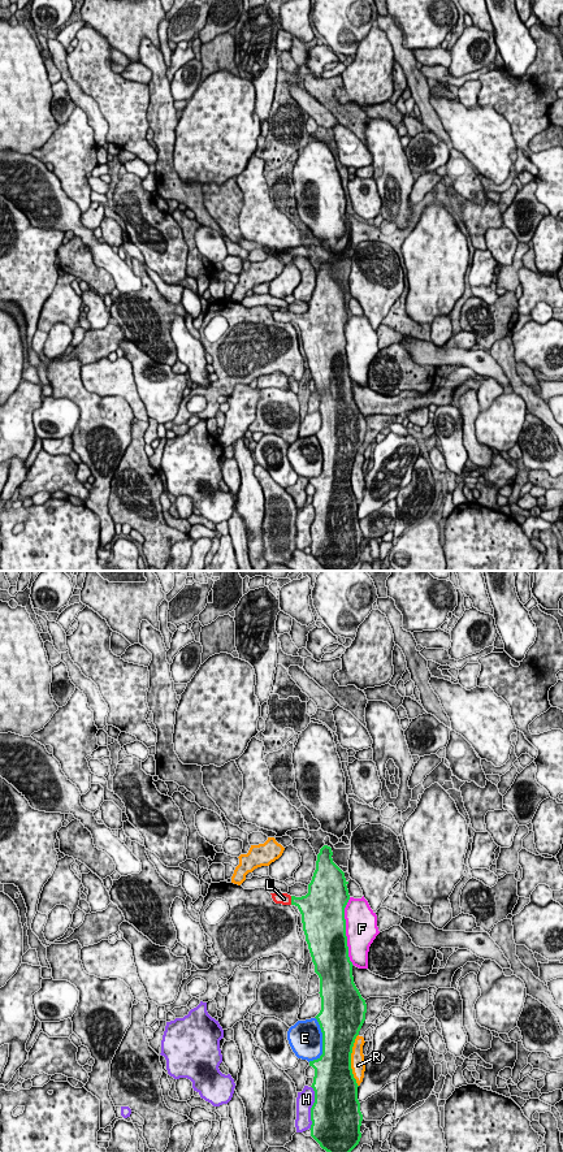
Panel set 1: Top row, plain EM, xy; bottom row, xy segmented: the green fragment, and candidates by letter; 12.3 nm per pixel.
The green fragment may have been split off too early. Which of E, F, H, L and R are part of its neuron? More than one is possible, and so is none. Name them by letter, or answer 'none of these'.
L

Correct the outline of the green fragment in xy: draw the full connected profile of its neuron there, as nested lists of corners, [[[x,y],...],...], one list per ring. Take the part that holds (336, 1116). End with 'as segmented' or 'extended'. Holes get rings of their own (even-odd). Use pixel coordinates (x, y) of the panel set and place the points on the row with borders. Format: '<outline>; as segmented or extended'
[[[324,845],[317,854],[316,870],[308,884],[308,893],[302,897],[290,896],[287,893],[270,893],[276,904],[295,905],[302,914],[303,931],[306,941],[315,965],[315,973],[320,978],[321,1010],[315,1017],[322,1032],[322,1054],[309,1066],[315,1069],[312,1088],[315,1091],[315,1103],[311,1108],[311,1136],[326,1152],[351,1152],[360,1142],[360,1126],[363,1114],[358,1100],[358,1083],[351,1069],[351,1053],[356,1036],[365,1021],[367,1004],[354,983],[352,962],[348,957],[345,908],[350,900],[345,872],[333,862],[332,848]]]; extended

